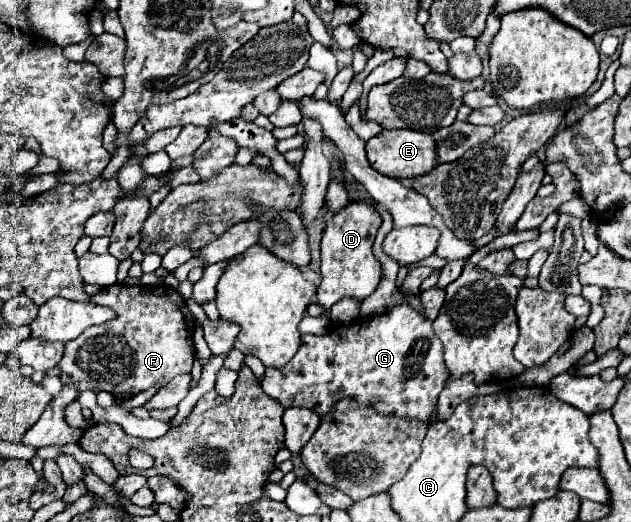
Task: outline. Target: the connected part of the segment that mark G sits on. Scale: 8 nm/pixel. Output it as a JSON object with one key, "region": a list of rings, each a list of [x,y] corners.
{"region":[[[398,303],[390,309],[390,313],[334,327],[340,329],[332,329],[326,335],[304,335],[298,355],[294,355],[294,359],[290,359],[286,367],[266,369],[266,375],[262,379],[262,391],[272,399],[280,401],[284,407],[314,407],[318,415],[330,413],[338,399],[350,395],[356,397],[360,403],[374,407],[376,411],[382,411],[384,415],[416,417],[420,421],[428,421],[432,407],[436,405],[438,395],[450,377],[450,371],[444,363],[442,341],[434,335],[432,321],[420,315],[412,305]]]}

